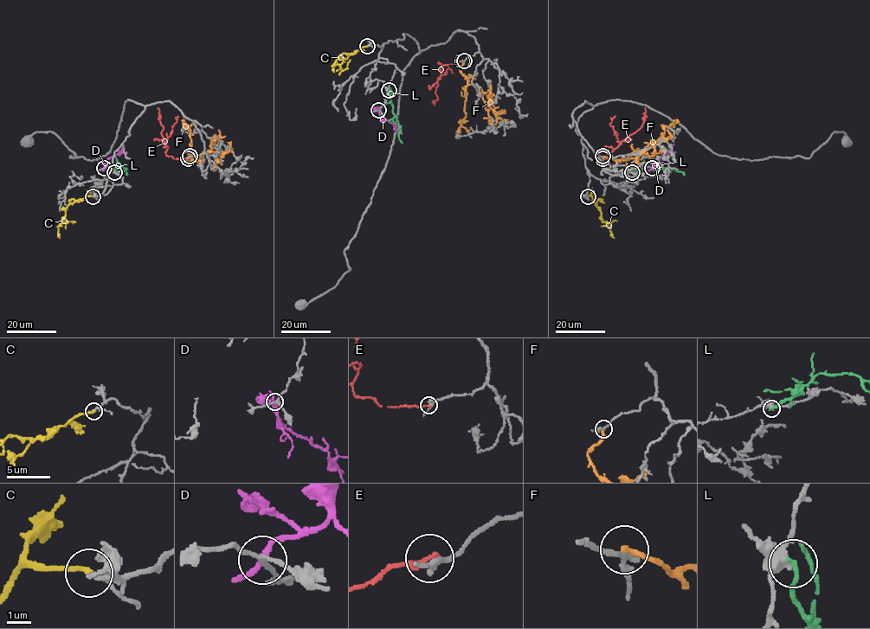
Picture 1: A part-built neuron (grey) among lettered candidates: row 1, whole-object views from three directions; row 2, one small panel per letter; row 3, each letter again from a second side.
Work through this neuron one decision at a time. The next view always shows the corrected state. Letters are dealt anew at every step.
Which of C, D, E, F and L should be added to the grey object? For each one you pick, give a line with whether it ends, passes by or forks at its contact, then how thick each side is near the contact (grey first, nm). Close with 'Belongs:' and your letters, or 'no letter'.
C: it ends; calibres 150 and 220 nm
Belongs: C

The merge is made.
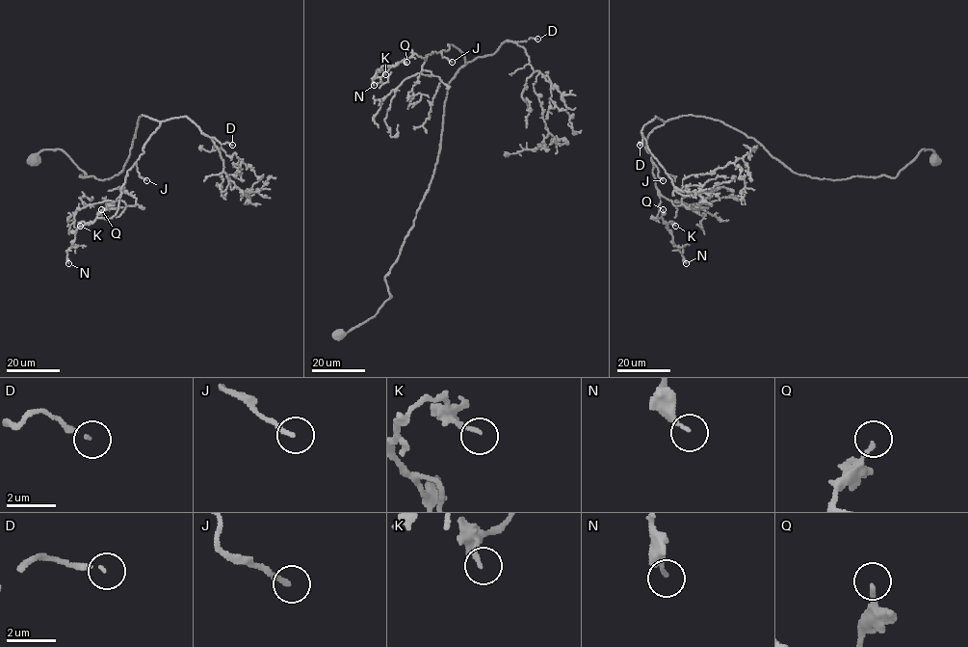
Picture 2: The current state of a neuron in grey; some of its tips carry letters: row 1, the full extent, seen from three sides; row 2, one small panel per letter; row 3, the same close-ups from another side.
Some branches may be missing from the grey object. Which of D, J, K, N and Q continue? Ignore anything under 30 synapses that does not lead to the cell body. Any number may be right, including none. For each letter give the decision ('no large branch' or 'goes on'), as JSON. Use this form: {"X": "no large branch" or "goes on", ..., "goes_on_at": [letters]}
{"D": "goes on", "J": "goes on", "K": "no large branch", "N": "no large branch", "Q": "no large branch", "goes_on_at": ["D", "J"]}

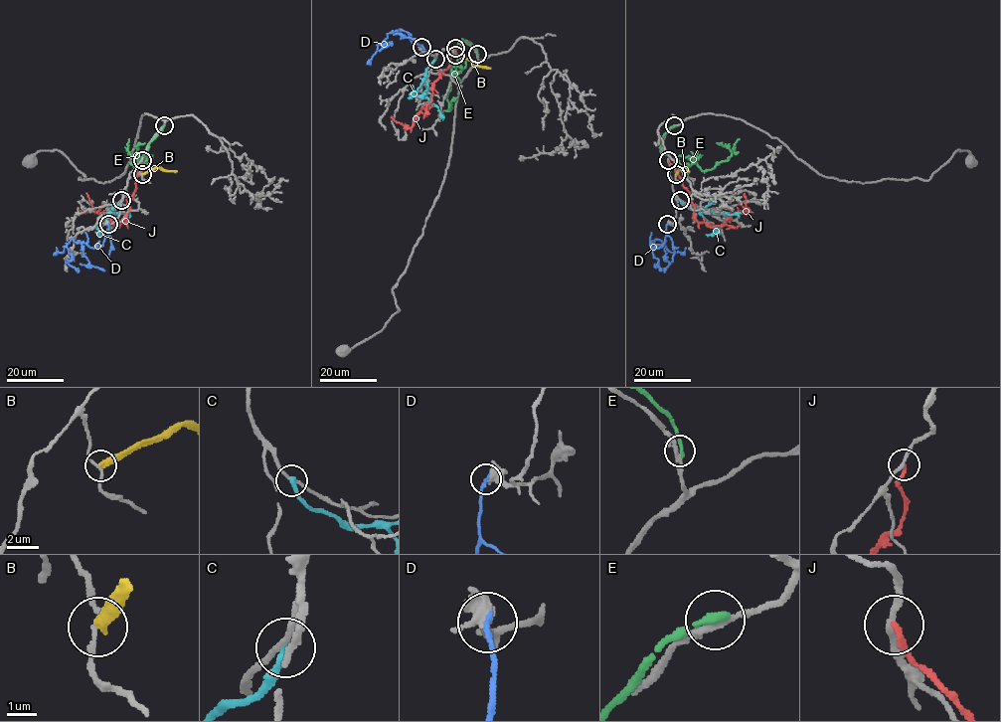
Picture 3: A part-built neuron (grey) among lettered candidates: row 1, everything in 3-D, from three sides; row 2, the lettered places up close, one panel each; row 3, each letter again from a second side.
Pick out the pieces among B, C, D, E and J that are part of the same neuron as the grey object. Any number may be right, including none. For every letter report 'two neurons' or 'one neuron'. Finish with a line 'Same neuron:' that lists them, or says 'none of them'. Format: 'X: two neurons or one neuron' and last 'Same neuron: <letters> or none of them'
B: two neurons
C: two neurons
D: one neuron
E: two neurons
J: two neurons
Same neuron: D

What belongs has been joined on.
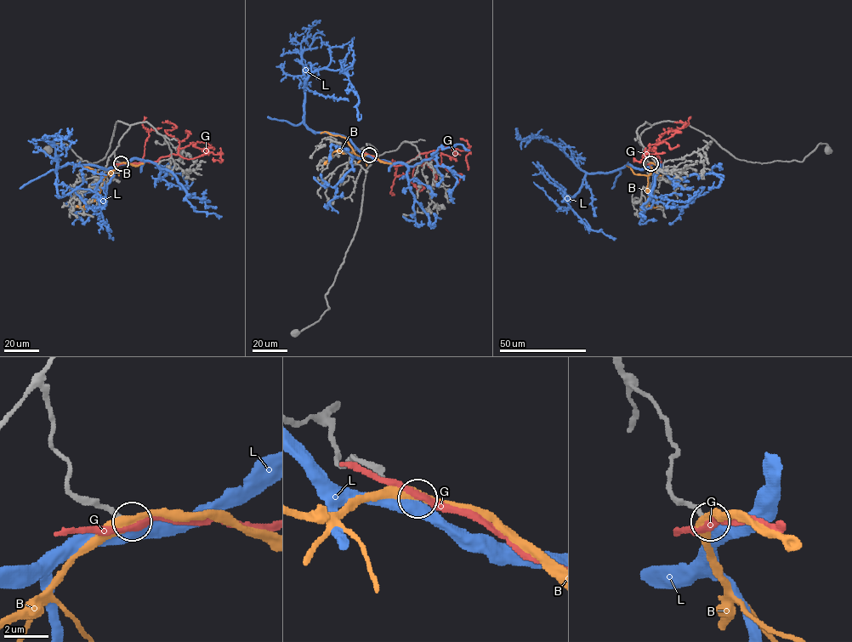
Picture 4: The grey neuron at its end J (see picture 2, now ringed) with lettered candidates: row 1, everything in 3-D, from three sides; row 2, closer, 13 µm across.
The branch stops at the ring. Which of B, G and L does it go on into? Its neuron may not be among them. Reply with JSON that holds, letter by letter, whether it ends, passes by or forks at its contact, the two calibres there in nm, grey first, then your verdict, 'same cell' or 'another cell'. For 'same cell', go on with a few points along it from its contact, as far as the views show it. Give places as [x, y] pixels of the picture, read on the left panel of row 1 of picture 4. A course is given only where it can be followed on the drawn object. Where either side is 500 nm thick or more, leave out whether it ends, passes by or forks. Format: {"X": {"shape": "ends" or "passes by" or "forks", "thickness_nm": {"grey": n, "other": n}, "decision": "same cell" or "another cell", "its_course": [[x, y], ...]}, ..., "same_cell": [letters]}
{"B": {"shape": "passes by", "thickness_nm": {"grey": 220, "other": 440}, "decision": "another cell"}, "G": {"shape": "passes by", "thickness_nm": {"grey": 170, "other": 260}, "decision": "another cell"}, "L": {"shape": "passes by", "thickness_nm": {"grey": 170, "other": 460}, "decision": "another cell"}, "same_cell": []}

